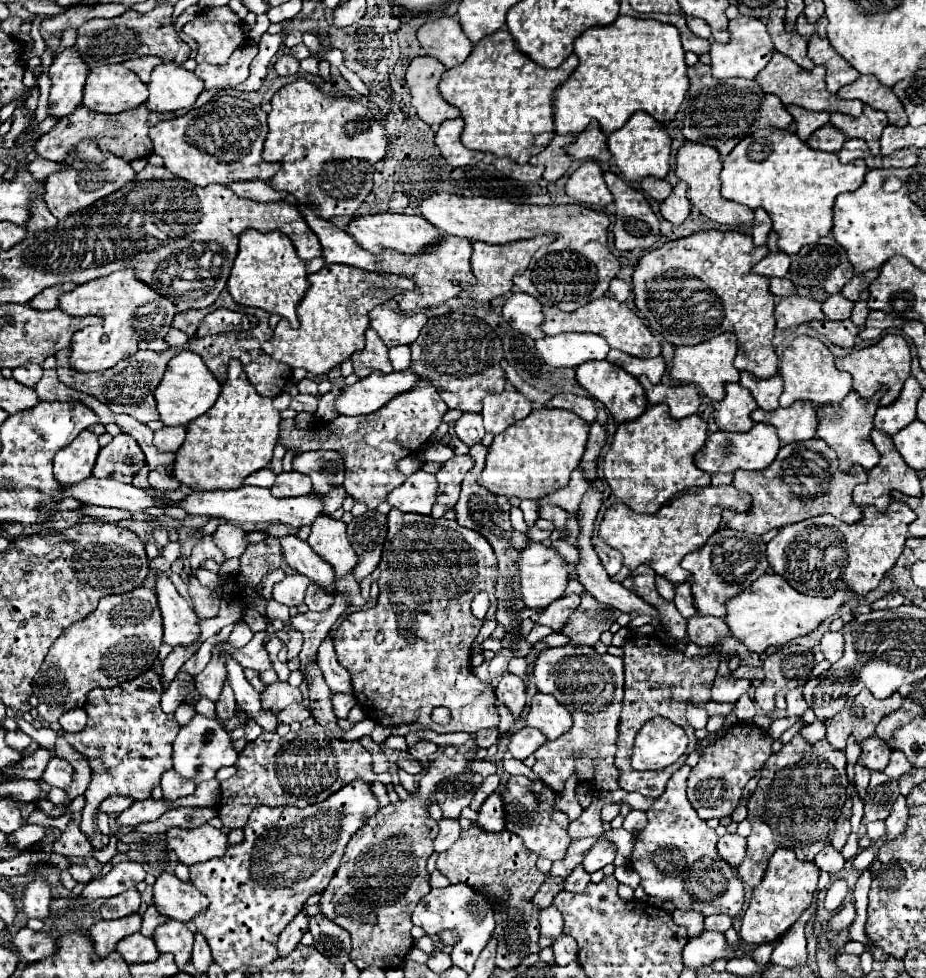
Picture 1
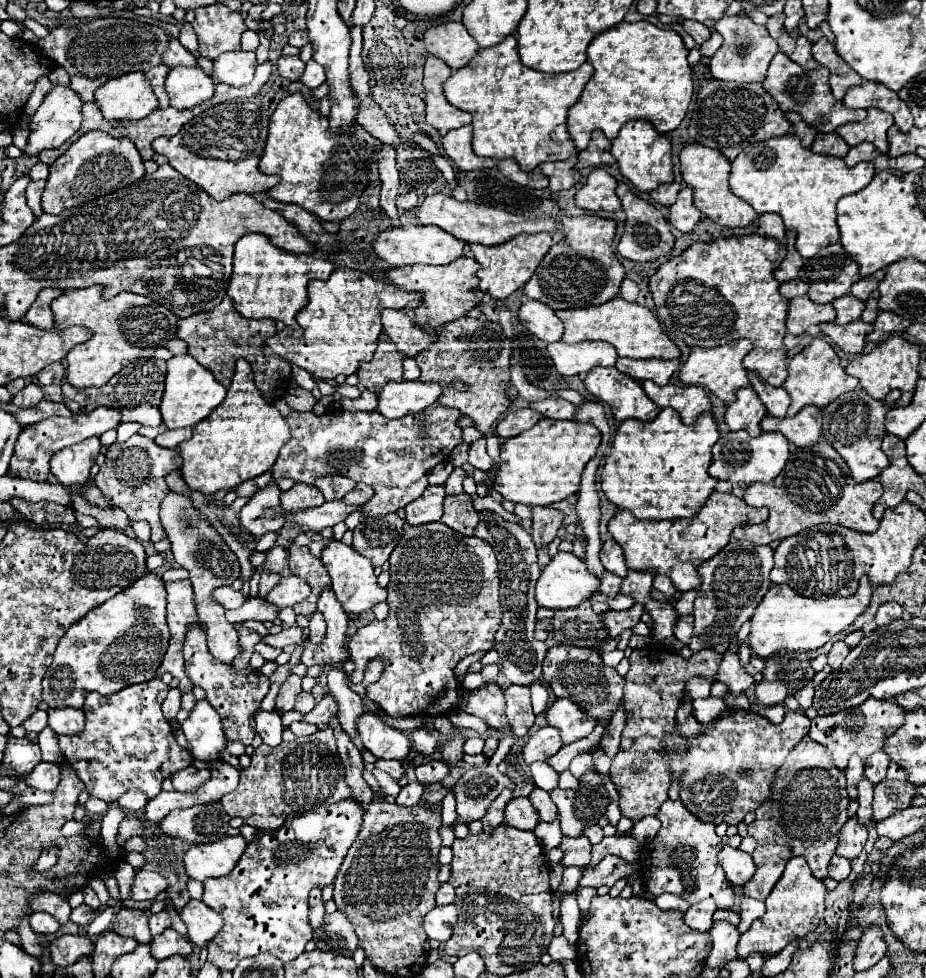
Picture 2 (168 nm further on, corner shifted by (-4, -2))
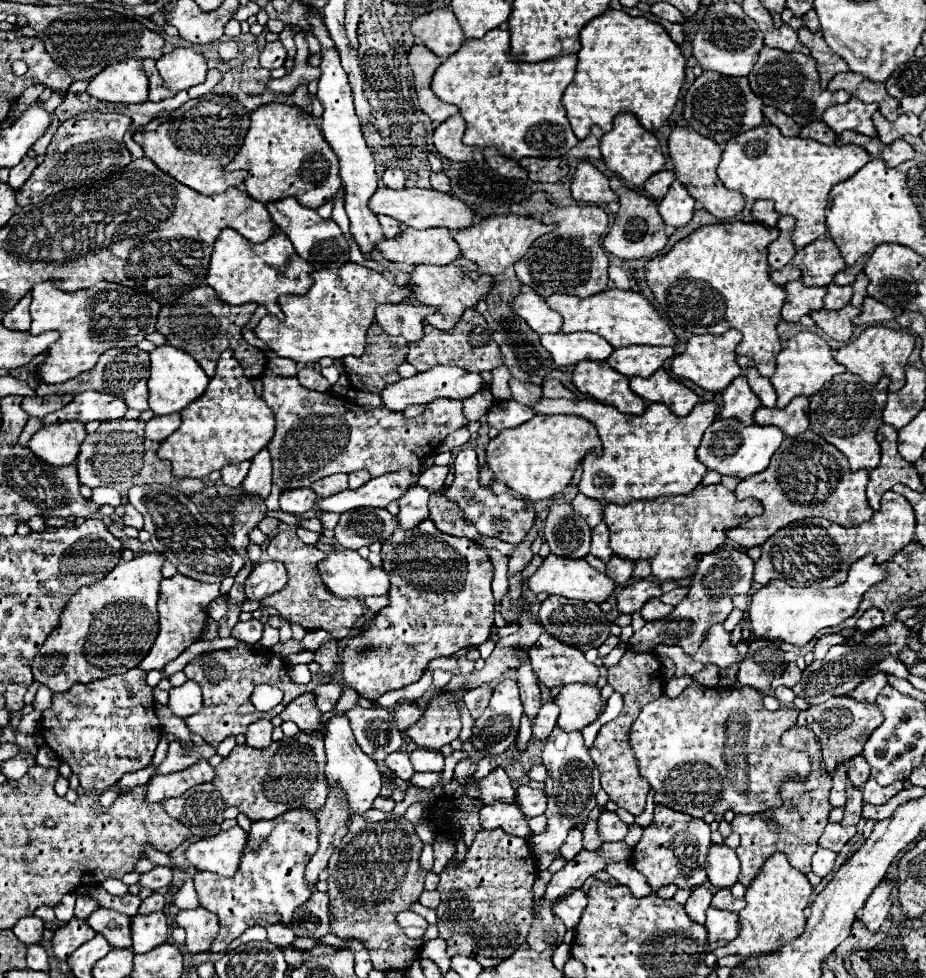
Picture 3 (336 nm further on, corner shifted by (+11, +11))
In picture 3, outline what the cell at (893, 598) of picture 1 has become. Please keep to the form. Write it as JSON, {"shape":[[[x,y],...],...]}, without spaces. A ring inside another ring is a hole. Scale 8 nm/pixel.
{"shape":[[[868,608],[860,618],[858,618],[858,624],[856,624],[856,628],[860,630],[860,632],[868,632],[868,630],[872,630],[872,628],[876,628],[876,626],[882,626],[884,624],[884,614],[880,614],[882,610],[878,610],[878,608]]]}

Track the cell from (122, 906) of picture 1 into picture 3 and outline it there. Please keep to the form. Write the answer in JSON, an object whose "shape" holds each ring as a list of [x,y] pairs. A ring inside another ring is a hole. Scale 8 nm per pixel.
{"shape":[[[98,908],[90,918],[88,924],[106,936],[106,940],[114,948],[130,948],[132,938],[130,938],[130,916],[110,910],[110,908]]]}

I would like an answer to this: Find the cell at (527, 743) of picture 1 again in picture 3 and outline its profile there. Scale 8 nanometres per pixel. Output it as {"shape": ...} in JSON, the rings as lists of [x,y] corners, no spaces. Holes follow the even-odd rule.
{"shape":[[[554,702],[542,704],[542,708],[540,708],[540,712],[538,712],[538,716],[534,718],[534,724],[532,724],[532,740],[544,742],[556,726],[556,718],[558,718],[556,704]]]}

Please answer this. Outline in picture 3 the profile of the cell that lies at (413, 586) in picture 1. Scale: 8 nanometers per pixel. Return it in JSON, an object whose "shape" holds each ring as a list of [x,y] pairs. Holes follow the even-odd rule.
{"shape":[[[422,520],[412,530],[398,526],[390,542],[384,542],[380,556],[384,558],[382,568],[390,576],[390,604],[348,640],[340,666],[344,684],[372,702],[390,690],[400,690],[420,680],[432,658],[450,656],[468,644],[486,642],[496,614],[490,588],[494,568],[488,552],[474,540],[444,534],[432,520]],[[364,646],[372,646],[372,652],[360,658],[356,652]]]}

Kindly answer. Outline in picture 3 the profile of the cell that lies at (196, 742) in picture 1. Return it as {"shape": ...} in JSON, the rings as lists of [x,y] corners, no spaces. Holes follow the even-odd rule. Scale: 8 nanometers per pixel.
{"shape":[[[188,680],[186,684],[182,684],[178,688],[172,688],[170,690],[168,708],[180,720],[186,720],[188,716],[200,712],[202,710],[202,692],[200,692],[200,686],[196,682]]]}

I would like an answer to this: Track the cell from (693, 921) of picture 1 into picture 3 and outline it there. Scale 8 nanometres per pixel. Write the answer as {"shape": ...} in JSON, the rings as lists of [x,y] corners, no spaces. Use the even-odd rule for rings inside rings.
{"shape":[[[698,886],[696,890],[692,890],[688,902],[684,904],[686,908],[686,914],[698,922],[698,924],[704,924],[704,918],[706,918],[706,908],[710,906],[710,900],[712,900],[712,892],[706,888],[706,886]]]}

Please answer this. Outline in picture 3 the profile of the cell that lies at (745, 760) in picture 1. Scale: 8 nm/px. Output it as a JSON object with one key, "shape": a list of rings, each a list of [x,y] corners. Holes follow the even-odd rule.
{"shape":[[[692,684],[688,686],[680,696],[676,698],[668,698],[668,696],[660,696],[658,700],[650,702],[648,706],[642,708],[640,716],[636,718],[636,722],[632,724],[630,730],[630,744],[636,752],[636,760],[638,760],[638,768],[644,774],[644,778],[648,778],[650,786],[656,790],[656,804],[664,804],[668,808],[674,808],[678,812],[686,812],[690,816],[702,818],[706,812],[712,814],[724,814],[726,810],[734,810],[734,812],[742,812],[742,814],[754,814],[754,812],[762,812],[768,808],[776,808],[782,806],[782,798],[778,794],[778,786],[782,780],[786,780],[788,776],[798,776],[800,780],[806,780],[806,776],[810,774],[810,758],[804,752],[798,750],[786,750],[780,746],[780,736],[782,732],[786,732],[788,728],[792,728],[796,724],[796,716],[798,712],[792,706],[780,706],[776,712],[770,712],[762,706],[762,692],[756,692],[752,688],[704,688],[700,684]]]}

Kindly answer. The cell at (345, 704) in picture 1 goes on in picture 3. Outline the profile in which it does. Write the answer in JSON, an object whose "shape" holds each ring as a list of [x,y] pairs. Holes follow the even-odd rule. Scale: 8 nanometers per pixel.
{"shape":[[[356,706],[356,710],[348,712],[348,720],[358,746],[376,762],[380,762],[380,772],[386,774],[388,768],[382,764],[384,758],[402,746],[402,734],[396,728],[392,712],[380,706]]]}

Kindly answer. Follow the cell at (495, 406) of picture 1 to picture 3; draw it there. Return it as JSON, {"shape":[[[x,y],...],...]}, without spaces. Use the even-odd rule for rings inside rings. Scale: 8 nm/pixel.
{"shape":[[[496,400],[486,414],[486,422],[496,430],[504,430],[520,426],[522,422],[528,422],[532,416],[534,410],[530,406],[518,404],[516,400]]]}

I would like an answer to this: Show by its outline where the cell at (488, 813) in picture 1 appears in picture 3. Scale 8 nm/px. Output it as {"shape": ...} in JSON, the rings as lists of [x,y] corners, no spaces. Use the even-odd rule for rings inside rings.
{"shape":[[[518,786],[516,804],[526,818],[544,814],[546,810],[546,794],[540,790],[532,790],[530,786]]]}

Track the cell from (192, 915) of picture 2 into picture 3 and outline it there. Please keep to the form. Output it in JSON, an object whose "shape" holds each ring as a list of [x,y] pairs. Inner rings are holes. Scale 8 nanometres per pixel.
{"shape":[[[202,906],[194,910],[180,910],[176,914],[178,926],[186,930],[186,950],[190,954],[194,952],[206,952],[212,944],[212,938],[216,938],[218,930],[218,918],[210,910],[204,910]]]}

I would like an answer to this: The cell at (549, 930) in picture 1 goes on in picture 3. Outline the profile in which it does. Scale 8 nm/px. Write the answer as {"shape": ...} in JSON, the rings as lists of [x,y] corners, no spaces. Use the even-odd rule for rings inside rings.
{"shape":[[[554,728],[548,742],[544,744],[542,750],[542,760],[544,766],[548,768],[548,778],[546,778],[546,798],[548,798],[548,808],[546,808],[546,830],[542,834],[534,834],[530,838],[530,850],[532,852],[550,852],[560,858],[560,846],[568,834],[570,828],[580,824],[580,820],[586,820],[590,810],[596,806],[596,794],[600,790],[600,774],[584,748],[584,740],[580,732],[564,732],[560,728]]]}

